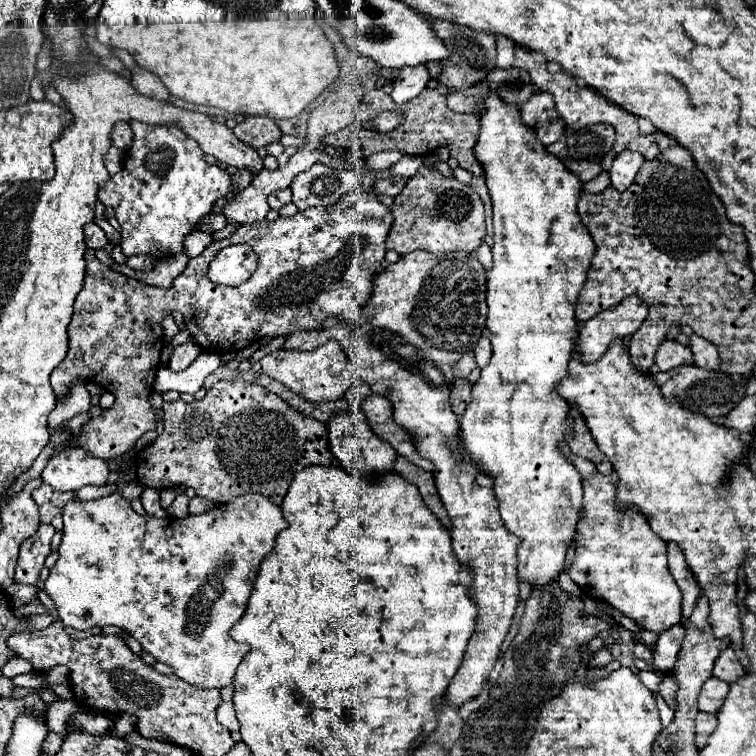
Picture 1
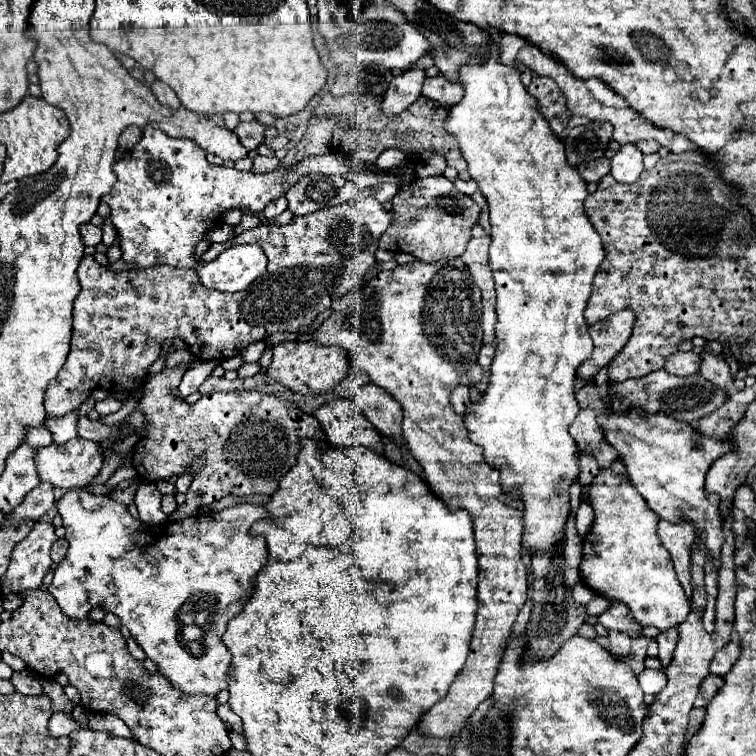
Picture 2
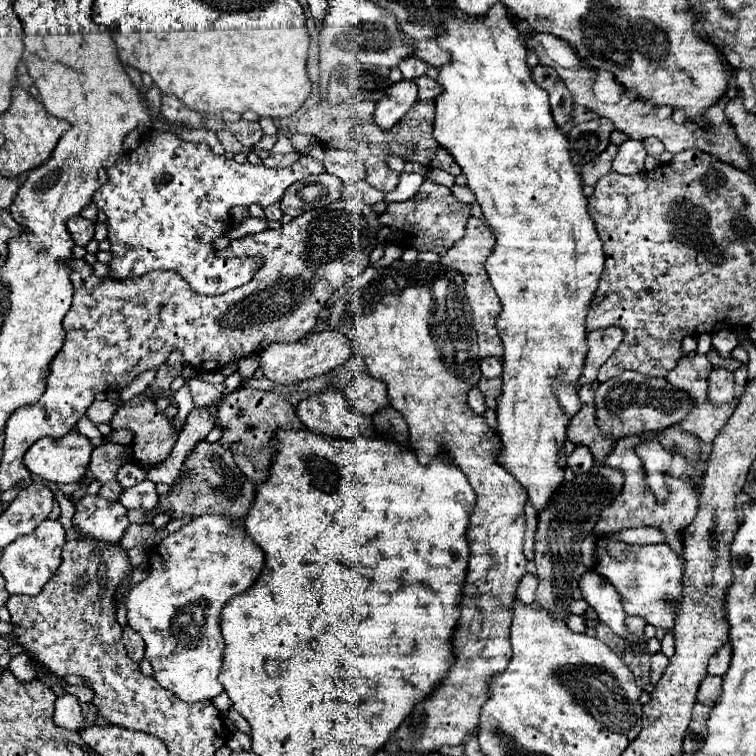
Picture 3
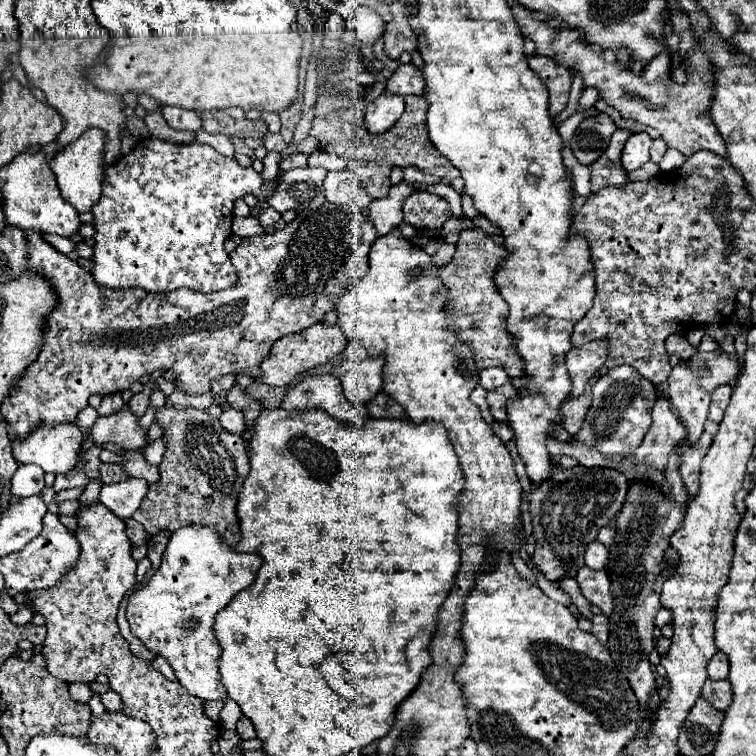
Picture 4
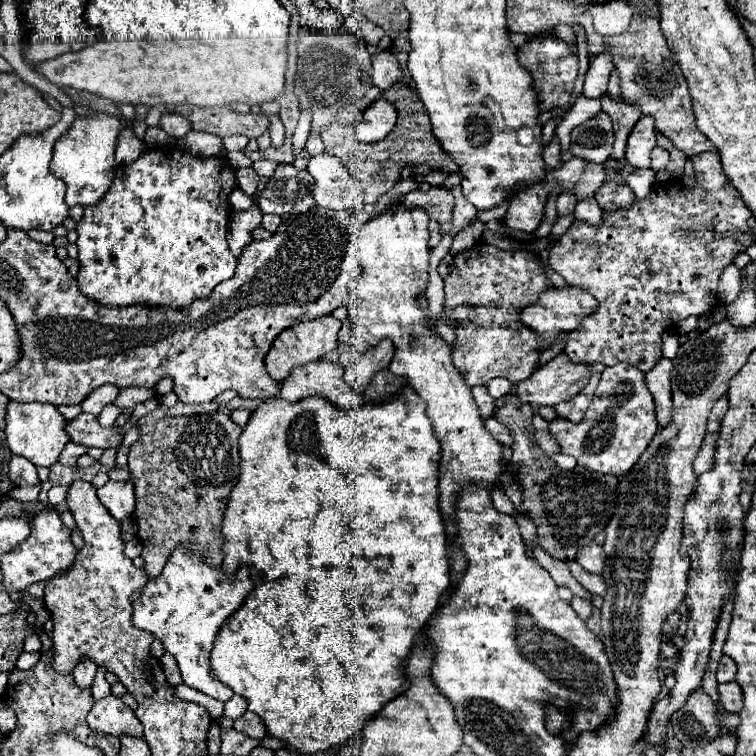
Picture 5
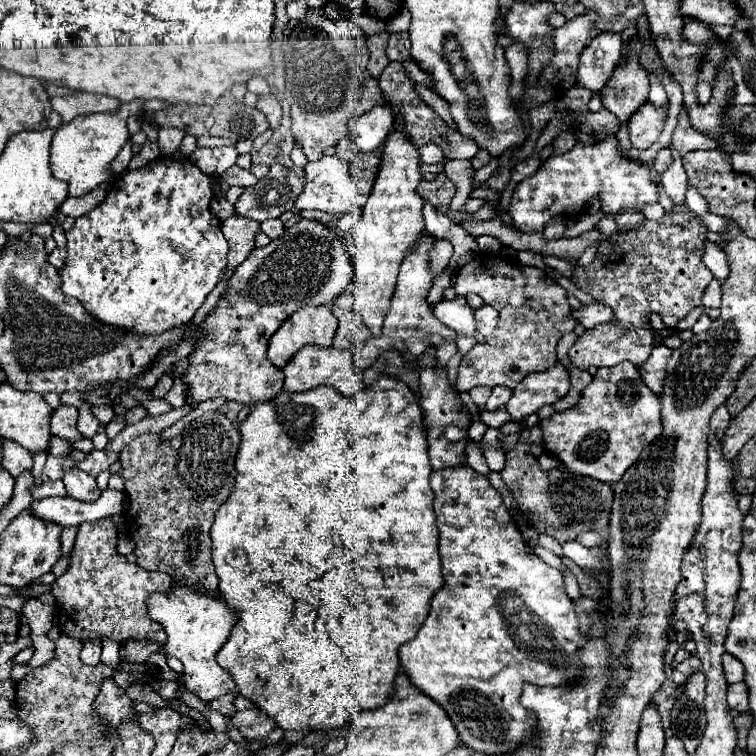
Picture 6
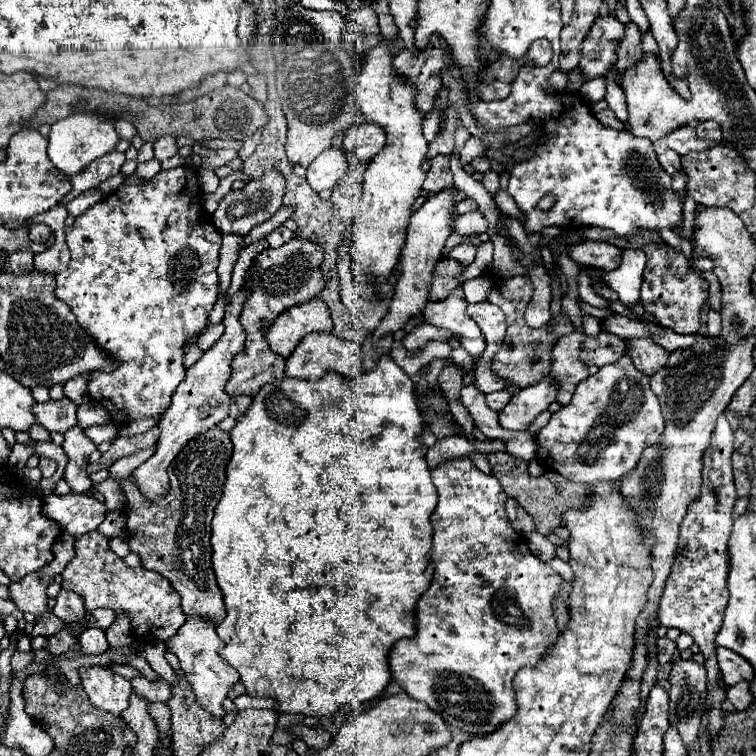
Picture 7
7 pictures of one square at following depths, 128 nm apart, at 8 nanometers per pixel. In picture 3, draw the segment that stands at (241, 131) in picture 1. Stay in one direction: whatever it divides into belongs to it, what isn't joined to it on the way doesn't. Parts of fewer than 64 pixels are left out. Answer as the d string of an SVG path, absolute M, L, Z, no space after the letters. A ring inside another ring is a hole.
M240 120L236 124L226 124L226 128L242 142L242 146L246 148L254 148L256 142L262 138L262 128L258 122L246 122Z

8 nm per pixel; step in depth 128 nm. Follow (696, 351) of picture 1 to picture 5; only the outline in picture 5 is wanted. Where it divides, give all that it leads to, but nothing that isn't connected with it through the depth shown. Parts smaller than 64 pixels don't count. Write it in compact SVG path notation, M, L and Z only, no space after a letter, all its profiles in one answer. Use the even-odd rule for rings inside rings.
M722 396L722 398L714 404L714 408L712 408L712 412L710 412L708 432L718 432L718 430L720 430L720 424L722 424L722 418L724 418L724 414L726 414L726 408L728 408L728 396Z

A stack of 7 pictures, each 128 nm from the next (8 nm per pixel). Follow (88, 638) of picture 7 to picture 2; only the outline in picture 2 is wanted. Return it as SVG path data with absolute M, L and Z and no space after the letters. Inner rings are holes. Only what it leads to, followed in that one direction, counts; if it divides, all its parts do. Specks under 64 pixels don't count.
M70 712L68 714L54 714L52 718L50 718L50 724L48 724L48 734L52 736L52 738L60 738L60 736L68 736L70 732L74 732L74 730L78 730L80 726L72 720L72 716L70 716ZM98 714L98 716L88 716L90 728L100 730L100 732L108 732L114 736L124 736L124 738L132 738L132 732L128 730L128 726L116 718L116 716L106 716L106 714Z

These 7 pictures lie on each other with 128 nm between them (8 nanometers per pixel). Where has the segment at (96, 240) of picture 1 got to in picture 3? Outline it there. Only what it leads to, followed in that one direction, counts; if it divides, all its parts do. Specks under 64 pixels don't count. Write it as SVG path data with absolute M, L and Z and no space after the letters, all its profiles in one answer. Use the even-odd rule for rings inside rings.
M82 216L68 220L68 230L70 230L74 242L80 246L86 246L94 238L94 224Z

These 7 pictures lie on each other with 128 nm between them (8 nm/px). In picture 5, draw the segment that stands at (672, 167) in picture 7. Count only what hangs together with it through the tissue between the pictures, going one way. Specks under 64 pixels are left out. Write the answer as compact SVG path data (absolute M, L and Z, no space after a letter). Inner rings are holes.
M656 146L656 148L652 150L652 168L654 168L656 172L660 172L660 170L666 168L666 164L668 164L668 152L666 152L664 148Z

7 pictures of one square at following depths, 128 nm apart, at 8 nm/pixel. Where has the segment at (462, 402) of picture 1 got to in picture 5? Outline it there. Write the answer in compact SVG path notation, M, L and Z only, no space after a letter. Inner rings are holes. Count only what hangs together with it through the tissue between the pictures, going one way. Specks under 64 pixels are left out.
M474 386L474 388L472 388L472 396L474 396L474 402L476 402L478 408L480 408L482 418L490 418L490 416L494 414L496 404L494 404L492 396L488 394L488 390L486 390L484 386Z

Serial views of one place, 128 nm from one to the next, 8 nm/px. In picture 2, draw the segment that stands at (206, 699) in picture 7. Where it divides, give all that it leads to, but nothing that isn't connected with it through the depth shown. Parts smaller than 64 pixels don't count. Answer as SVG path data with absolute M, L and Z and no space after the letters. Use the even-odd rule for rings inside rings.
M70 490L66 492L60 500L58 500L58 512L64 520L64 528L66 528L66 540L68 540L68 552L66 558L56 566L54 570L54 578L48 586L48 592L56 598L58 606L62 608L62 612L70 618L70 620L84 620L88 618L92 608L102 608L104 612L112 612L116 614L122 624L130 630L130 634L134 636L134 640L140 644L140 648L146 652L146 656L150 660L154 660L158 664L158 672L164 674L168 680L172 680L172 684L176 688L180 688L184 694L208 694L208 696L216 696L220 690L224 690L228 686L228 668L232 662L232 654L230 650L224 646L222 636L226 632L226 624L228 620L232 620L234 616L240 614L240 610L244 608L244 604L248 602L248 598L254 594L254 584L256 584L256 574L260 572L260 568L264 568L266 560L268 560L268 548L266 548L266 538L264 536L252 536L250 528L254 522L258 520L268 520L270 514L264 506L258 504L236 504L230 508L224 508L220 512L210 512L210 514L198 514L198 516L190 516L184 520L168 520L162 526L148 526L138 518L132 518L132 514L128 512L128 508L116 500L112 500L110 496L96 496L90 494L88 490Z

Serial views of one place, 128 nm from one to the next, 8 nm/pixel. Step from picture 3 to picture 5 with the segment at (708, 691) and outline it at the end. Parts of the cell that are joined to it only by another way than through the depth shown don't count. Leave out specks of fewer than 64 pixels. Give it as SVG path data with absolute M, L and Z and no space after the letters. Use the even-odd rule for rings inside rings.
M736 682L718 684L718 702L726 712L740 712L742 708L742 690Z

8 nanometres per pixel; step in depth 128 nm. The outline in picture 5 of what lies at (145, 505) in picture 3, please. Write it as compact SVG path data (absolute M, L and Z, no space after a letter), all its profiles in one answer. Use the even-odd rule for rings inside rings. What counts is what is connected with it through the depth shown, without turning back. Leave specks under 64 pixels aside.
M108 480L104 486L97 489L97 496L116 520L124 520L134 512L136 496L134 496L134 484L130 480L126 482Z

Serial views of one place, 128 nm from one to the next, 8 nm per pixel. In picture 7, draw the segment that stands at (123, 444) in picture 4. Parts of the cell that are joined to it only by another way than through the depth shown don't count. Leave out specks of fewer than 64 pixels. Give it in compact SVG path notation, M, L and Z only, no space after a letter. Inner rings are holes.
M70 398L62 400L48 400L44 404L34 404L32 412L36 420L50 432L66 432L68 428L76 426L76 404Z

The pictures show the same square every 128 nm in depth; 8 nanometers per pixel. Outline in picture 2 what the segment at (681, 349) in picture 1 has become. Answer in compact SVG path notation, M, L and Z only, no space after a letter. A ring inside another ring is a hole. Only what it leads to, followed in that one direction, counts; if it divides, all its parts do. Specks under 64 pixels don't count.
M676 352L676 354L668 356L668 360L664 364L664 370L668 370L670 374L676 374L676 376L694 374L694 372L698 372L698 368L700 368L700 354L696 354L696 352Z

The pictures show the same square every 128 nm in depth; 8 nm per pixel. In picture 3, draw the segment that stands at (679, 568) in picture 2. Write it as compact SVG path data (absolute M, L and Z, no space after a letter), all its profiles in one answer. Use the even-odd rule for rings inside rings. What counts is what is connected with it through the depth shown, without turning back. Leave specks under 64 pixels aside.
M626 436L622 440L616 442L616 448L612 450L612 454L608 456L606 464L620 468L624 472L624 496L618 498L618 504L610 504L610 510L604 510L598 524L596 524L596 532L598 534L606 534L612 530L624 530L624 528L638 528L638 526L652 526L664 532L664 542L682 558L682 540L680 540L680 532L684 532L684 528L694 520L696 512L698 512L698 488L692 488L690 480L678 480L672 478L670 480L670 496L664 504L658 504L652 496L652 492L648 492L646 484L644 484L644 470L640 464L640 458L636 456L636 444L638 444L638 436Z

